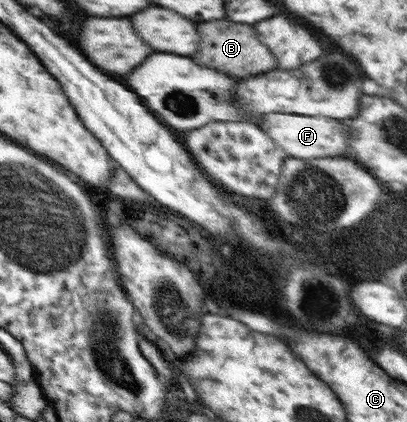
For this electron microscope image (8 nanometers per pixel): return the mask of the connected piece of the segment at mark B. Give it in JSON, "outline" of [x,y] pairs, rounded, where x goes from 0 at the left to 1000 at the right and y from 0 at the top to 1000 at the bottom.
{"outline":[[[523,47],[523,52],[499,52],[499,76],[509,76],[509,104],[499,104],[499,123],[479,128],[479,133],[489,133],[489,142],[499,142],[499,152],[528,152],[528,156],[514,159],[577,175],[572,182],[582,182],[582,187],[602,187],[622,175],[656,171],[671,161],[681,164],[681,135],[661,123],[663,114],[631,95],[631,81],[617,57],[587,57],[587,52],[568,52],[568,47]]]}

